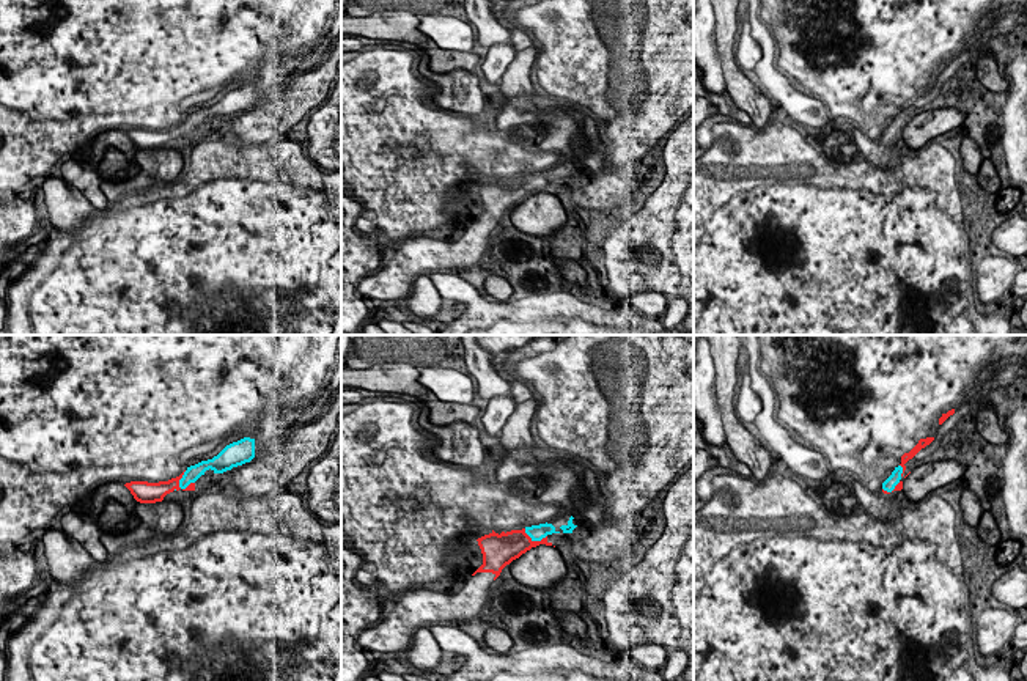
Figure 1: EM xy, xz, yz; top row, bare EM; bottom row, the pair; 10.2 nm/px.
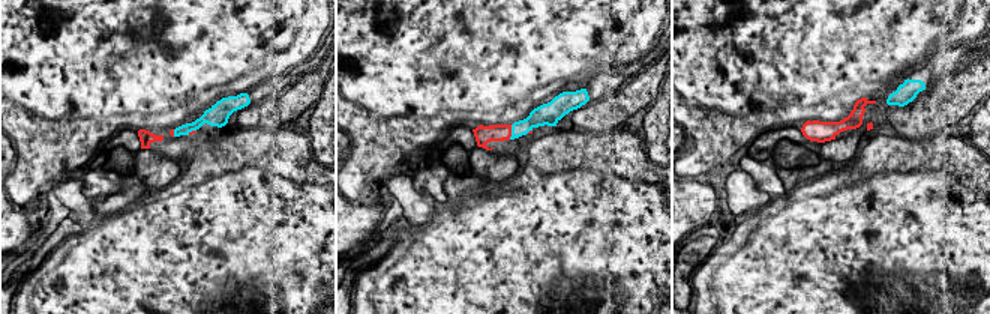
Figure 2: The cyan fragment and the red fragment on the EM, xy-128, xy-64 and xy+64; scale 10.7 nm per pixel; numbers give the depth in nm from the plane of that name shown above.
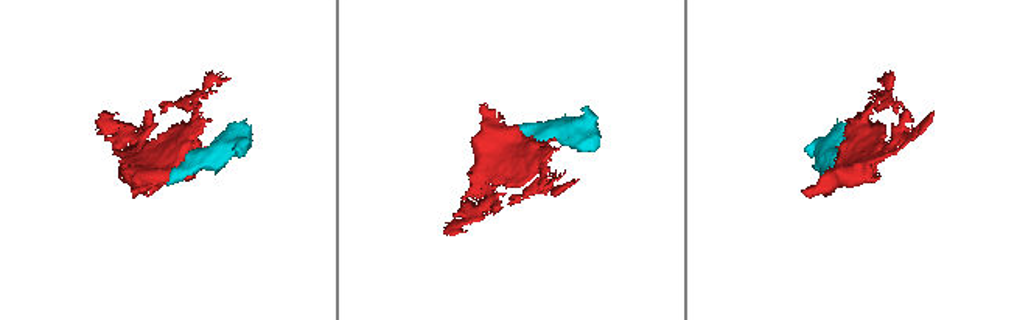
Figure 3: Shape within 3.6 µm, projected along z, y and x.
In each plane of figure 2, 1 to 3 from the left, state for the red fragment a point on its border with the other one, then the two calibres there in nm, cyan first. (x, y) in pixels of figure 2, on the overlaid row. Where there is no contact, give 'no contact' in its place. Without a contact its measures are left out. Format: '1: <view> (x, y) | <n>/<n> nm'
1: xy-128 (191, 131) | 140/30 nm
2: xy-64 (512, 131) | 160/190 nm
3: no contact

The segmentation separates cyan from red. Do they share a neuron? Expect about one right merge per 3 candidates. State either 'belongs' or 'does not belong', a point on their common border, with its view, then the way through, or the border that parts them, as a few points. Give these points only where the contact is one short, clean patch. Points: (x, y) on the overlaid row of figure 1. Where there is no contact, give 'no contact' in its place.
belongs; meets cyan in xy at (180, 480)

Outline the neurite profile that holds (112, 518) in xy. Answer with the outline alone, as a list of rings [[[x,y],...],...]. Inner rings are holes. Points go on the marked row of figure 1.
[[[113,499],[105,502],[94,521],[104,533],[127,533],[140,525],[138,517]]]

